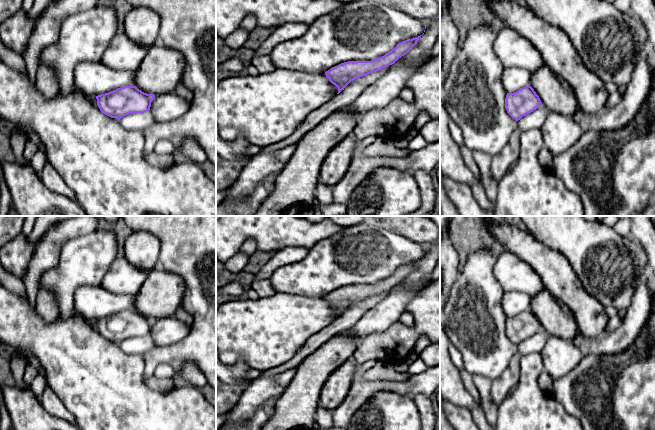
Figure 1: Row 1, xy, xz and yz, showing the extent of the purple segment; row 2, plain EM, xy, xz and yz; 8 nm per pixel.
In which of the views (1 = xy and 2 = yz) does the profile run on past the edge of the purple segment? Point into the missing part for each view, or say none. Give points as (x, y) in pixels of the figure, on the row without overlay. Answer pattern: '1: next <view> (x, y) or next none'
1: next none
2: next none

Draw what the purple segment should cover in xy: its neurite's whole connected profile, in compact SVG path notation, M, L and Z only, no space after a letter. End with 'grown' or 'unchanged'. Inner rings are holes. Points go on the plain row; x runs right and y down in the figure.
M124 310L96 320L97 329L105 339L120 344L122 341L150 334L153 318L147 318L136 310Z; unchanged

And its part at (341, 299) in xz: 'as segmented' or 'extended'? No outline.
as segmented

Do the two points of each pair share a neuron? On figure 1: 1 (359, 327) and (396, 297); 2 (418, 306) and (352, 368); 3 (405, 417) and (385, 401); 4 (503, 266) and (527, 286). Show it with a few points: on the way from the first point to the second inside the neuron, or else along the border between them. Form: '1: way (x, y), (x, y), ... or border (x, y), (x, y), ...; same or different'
1: way (368, 324), (387, 306); same
2: border (352, 358), (359, 365); different
3: way (400, 416), (390, 406); same
4: way (509, 270), (521, 280); same

